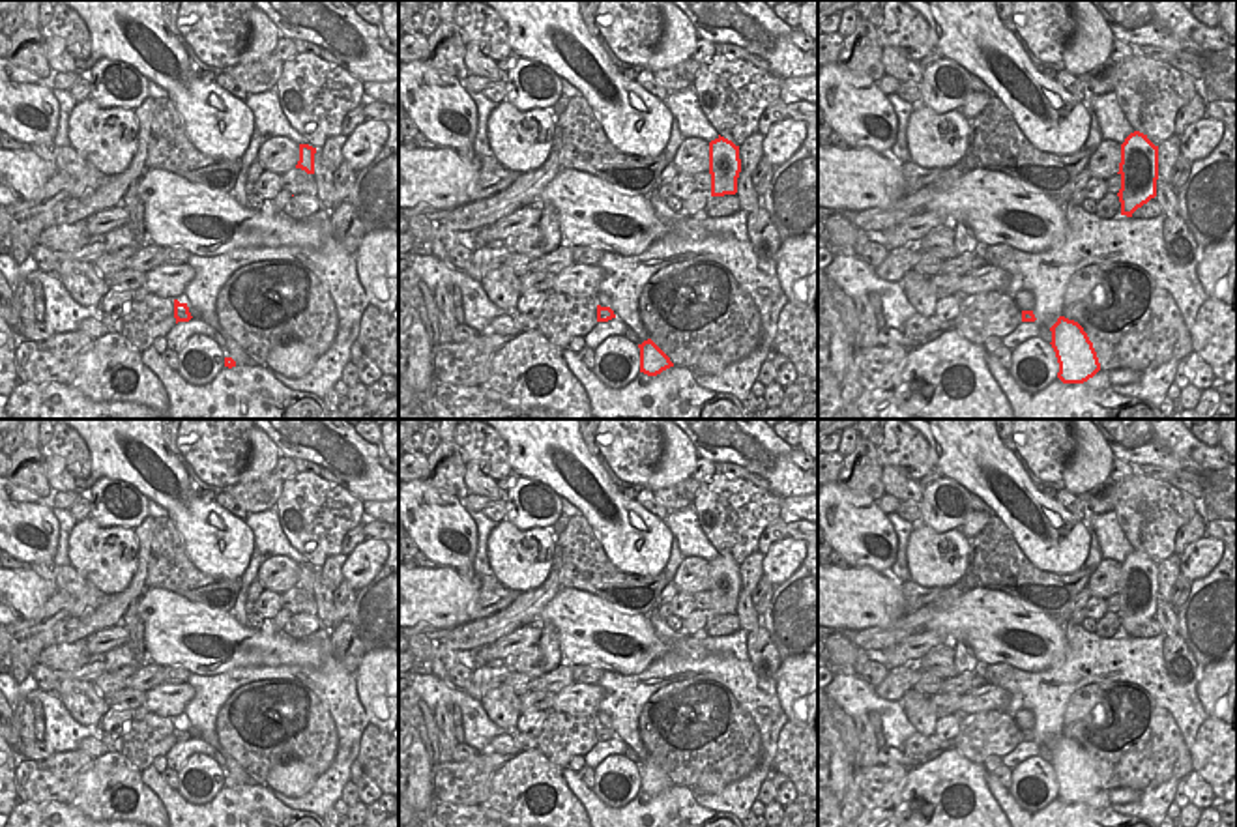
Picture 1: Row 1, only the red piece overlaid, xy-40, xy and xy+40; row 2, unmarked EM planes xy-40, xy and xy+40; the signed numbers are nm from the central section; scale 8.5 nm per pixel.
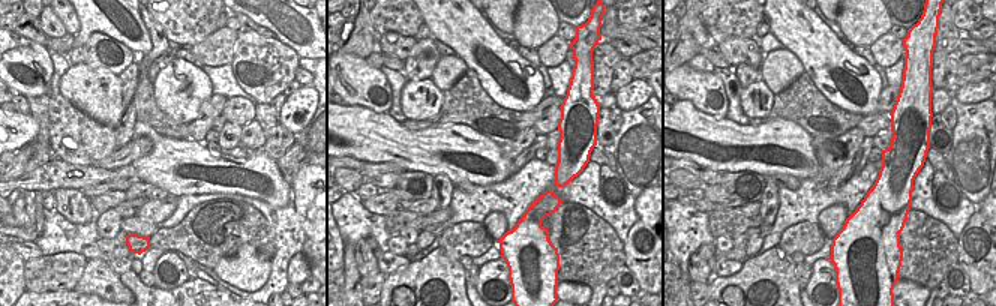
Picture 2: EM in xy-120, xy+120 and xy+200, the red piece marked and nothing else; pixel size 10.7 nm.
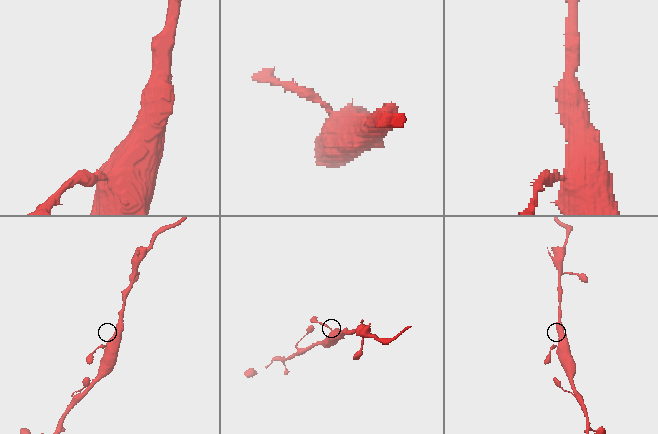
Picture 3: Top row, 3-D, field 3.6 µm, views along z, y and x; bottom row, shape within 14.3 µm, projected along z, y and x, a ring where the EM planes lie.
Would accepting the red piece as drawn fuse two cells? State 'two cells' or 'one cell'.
one cell

